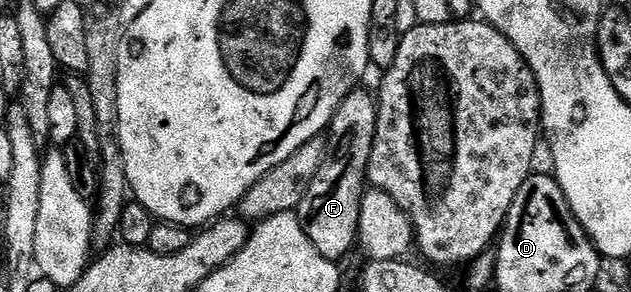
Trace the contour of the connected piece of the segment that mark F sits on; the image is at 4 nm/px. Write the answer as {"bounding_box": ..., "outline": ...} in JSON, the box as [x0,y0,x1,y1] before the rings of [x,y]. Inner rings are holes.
{"bounding_box":[296,88,378,261],"outline":[[[354,88],[336,109],[325,136],[326,156],[320,161],[318,172],[312,177],[312,185],[308,185],[308,193],[304,193],[296,212],[308,241],[316,245],[316,253],[335,261],[342,261],[350,250],[355,250],[360,205],[368,190],[366,166],[378,124],[378,105],[373,94],[363,89]]]}

